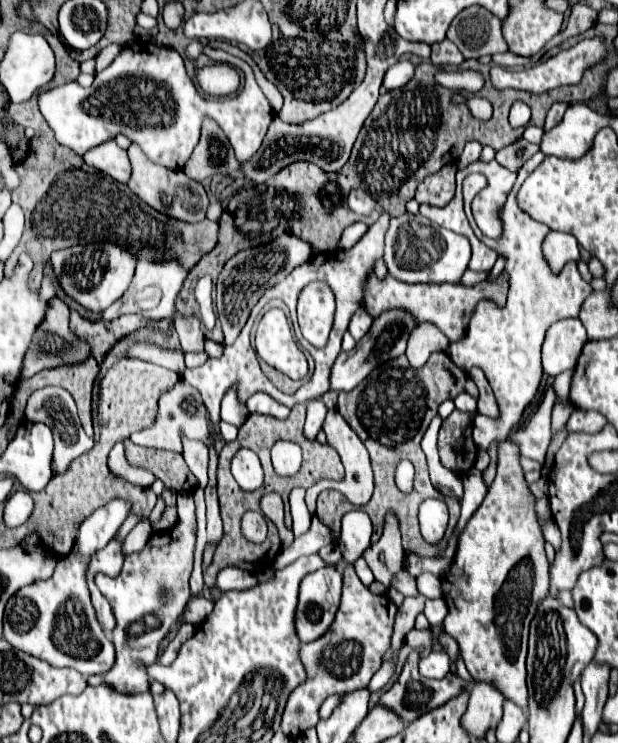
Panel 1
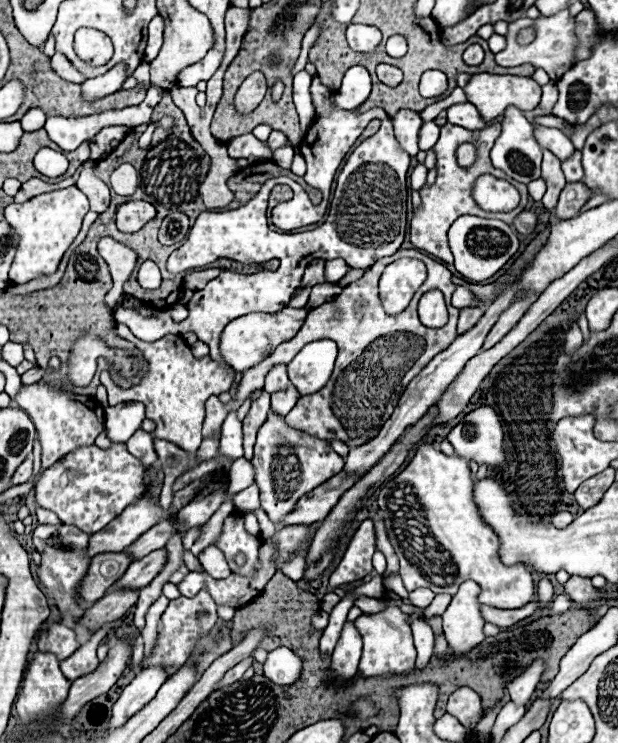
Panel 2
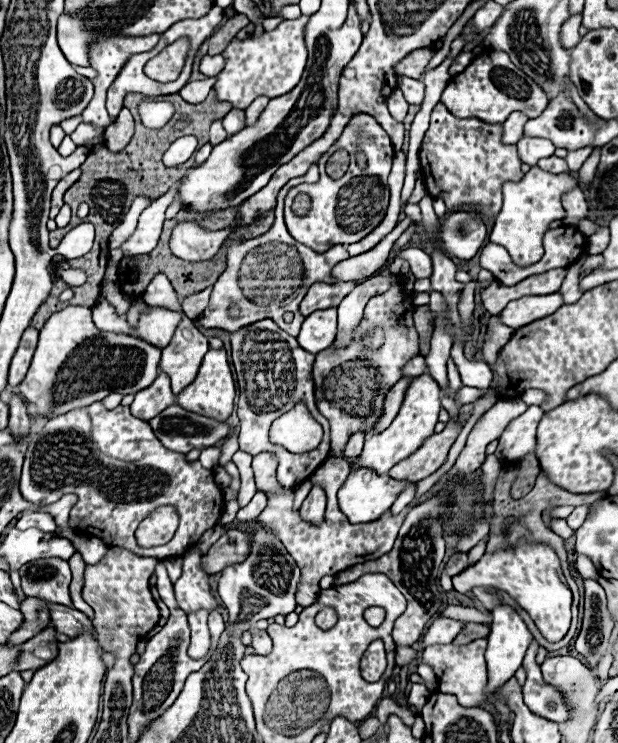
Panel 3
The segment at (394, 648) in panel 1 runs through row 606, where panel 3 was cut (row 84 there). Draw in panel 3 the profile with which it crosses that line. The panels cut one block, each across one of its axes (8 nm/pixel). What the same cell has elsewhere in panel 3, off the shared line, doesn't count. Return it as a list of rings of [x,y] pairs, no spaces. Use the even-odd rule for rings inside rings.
[[[400,76],[400,86],[398,86],[404,94],[404,98],[408,100],[408,104],[422,104],[424,100],[424,84],[420,80],[408,78],[408,76]]]

